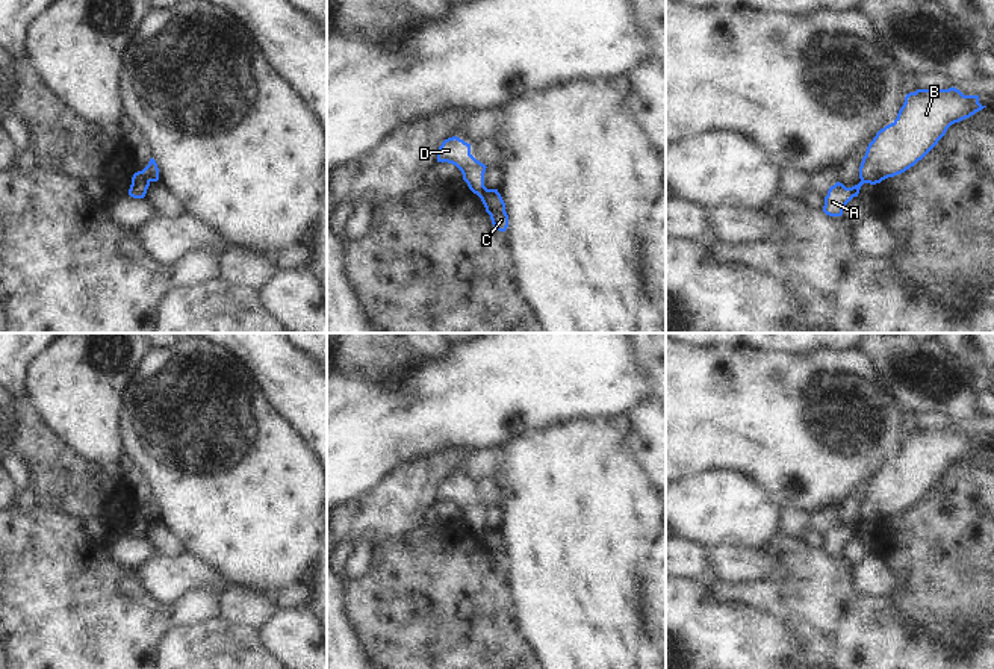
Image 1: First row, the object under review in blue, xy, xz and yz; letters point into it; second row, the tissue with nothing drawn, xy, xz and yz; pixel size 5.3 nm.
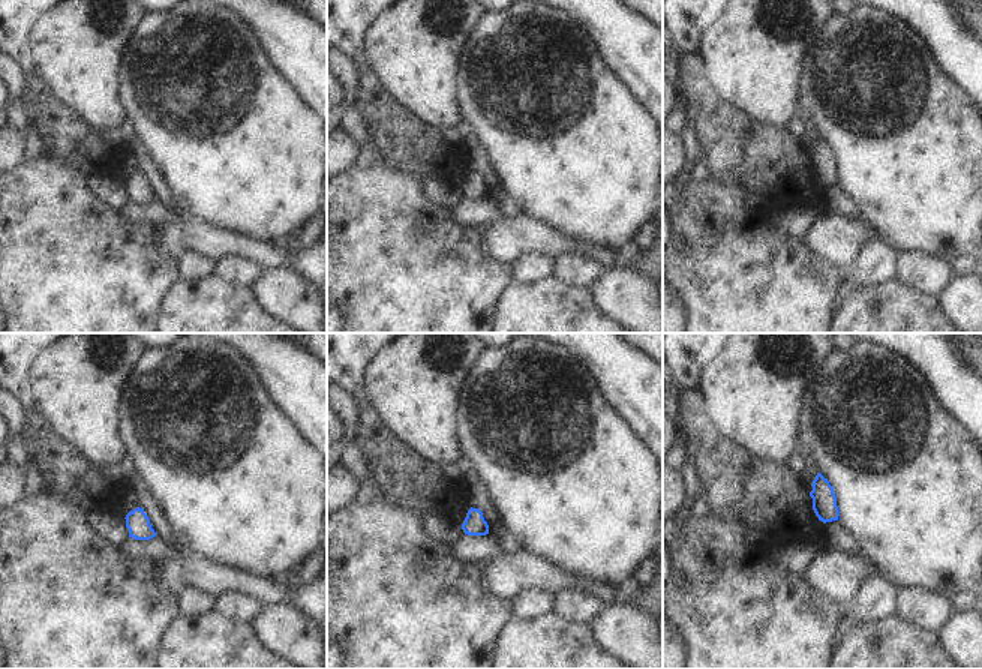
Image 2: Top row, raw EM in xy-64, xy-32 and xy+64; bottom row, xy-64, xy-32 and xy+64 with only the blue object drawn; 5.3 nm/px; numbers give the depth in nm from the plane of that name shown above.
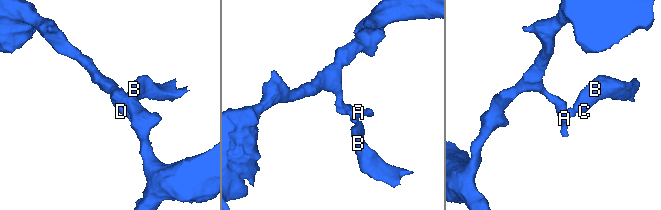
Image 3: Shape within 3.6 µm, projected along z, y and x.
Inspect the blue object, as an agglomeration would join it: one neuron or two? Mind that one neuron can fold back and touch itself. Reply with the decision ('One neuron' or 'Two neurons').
Two neurons

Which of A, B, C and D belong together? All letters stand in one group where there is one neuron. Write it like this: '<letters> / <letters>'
A D / B C

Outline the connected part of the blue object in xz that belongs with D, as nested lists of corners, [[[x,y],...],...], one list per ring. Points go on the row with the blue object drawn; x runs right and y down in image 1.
[[[457,136],[445,139],[437,150],[437,162],[455,165],[469,189],[478,197],[486,192],[484,173],[487,166],[471,154],[471,144]]]

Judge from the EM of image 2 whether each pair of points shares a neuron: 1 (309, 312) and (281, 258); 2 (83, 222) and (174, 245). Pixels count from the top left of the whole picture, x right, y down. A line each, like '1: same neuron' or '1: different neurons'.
1: different neurons
2: different neurons

